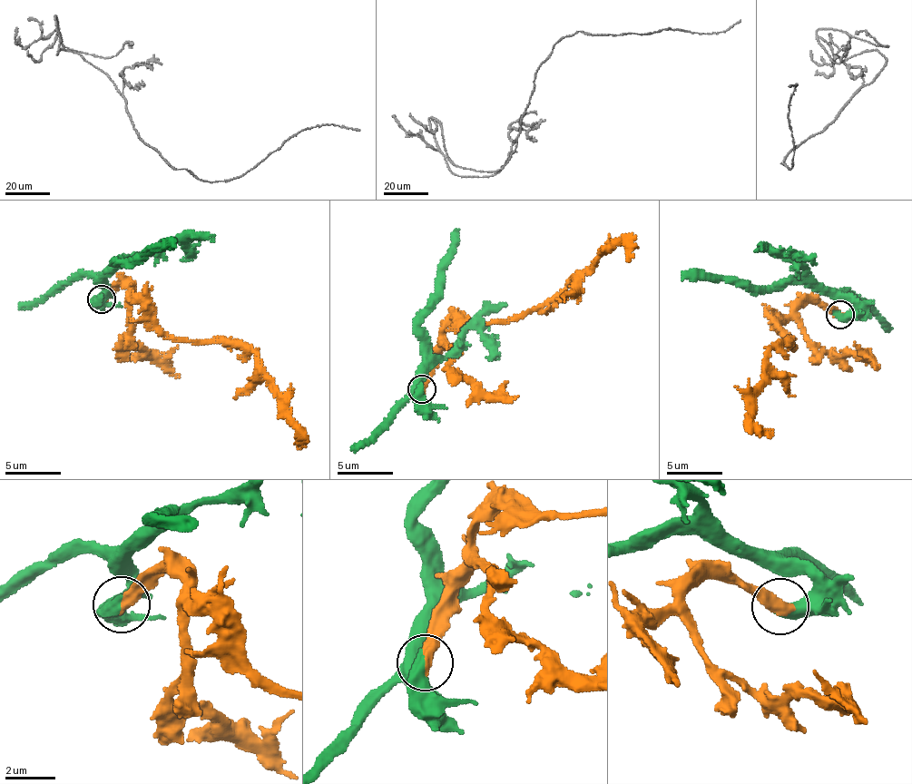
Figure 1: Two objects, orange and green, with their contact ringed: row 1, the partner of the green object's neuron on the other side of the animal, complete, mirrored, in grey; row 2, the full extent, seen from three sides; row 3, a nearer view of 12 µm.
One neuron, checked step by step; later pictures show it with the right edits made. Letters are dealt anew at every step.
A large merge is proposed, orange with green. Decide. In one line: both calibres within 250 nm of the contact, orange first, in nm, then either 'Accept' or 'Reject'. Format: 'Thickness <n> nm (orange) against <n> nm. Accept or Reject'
Thickness 500 nm (orange) against 550 nm. Accept

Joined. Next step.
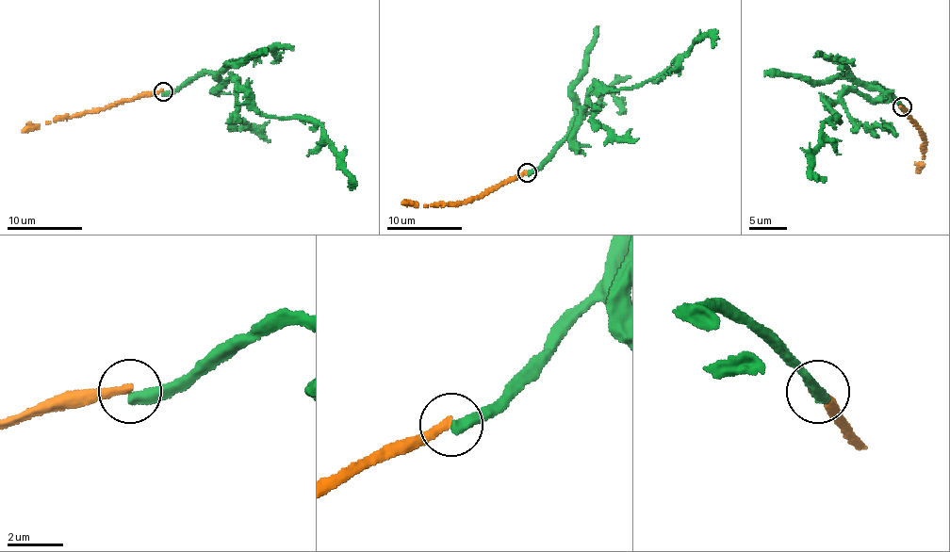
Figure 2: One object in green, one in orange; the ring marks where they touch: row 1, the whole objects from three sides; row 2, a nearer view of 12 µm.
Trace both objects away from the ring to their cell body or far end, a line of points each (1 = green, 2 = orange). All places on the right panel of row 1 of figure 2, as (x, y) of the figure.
1: (902, 106), (875, 84), (876, 99), (847, 91), (829, 105), (839, 121), (824, 123), (811, 170), (826, 181)
2: (902, 106), (924, 138), (924, 155), (919, 173)

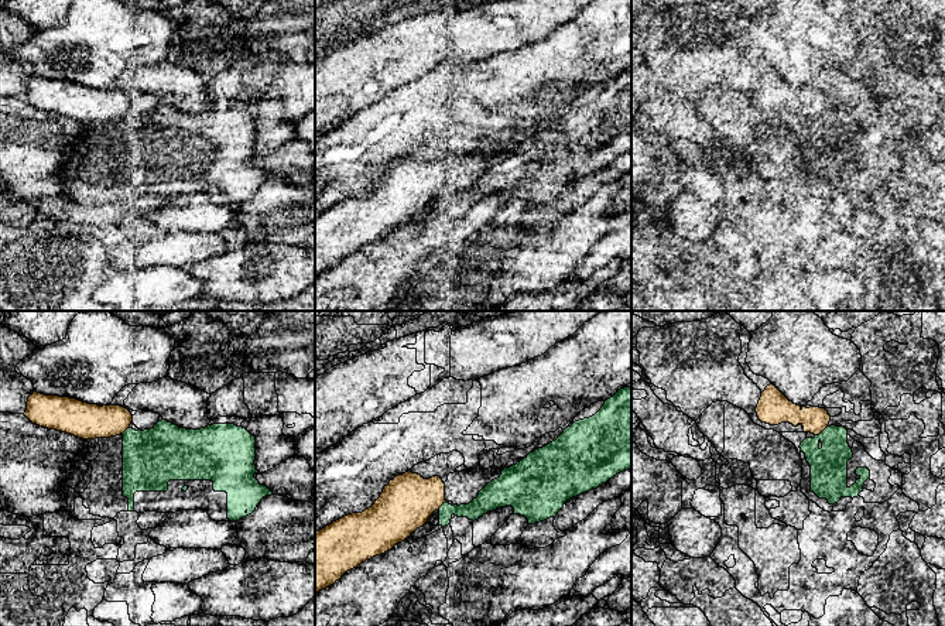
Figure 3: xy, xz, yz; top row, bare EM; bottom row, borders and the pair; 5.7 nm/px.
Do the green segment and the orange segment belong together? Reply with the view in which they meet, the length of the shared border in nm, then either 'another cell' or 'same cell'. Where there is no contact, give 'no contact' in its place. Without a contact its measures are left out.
contact in yz; length 90 nm; another cell

